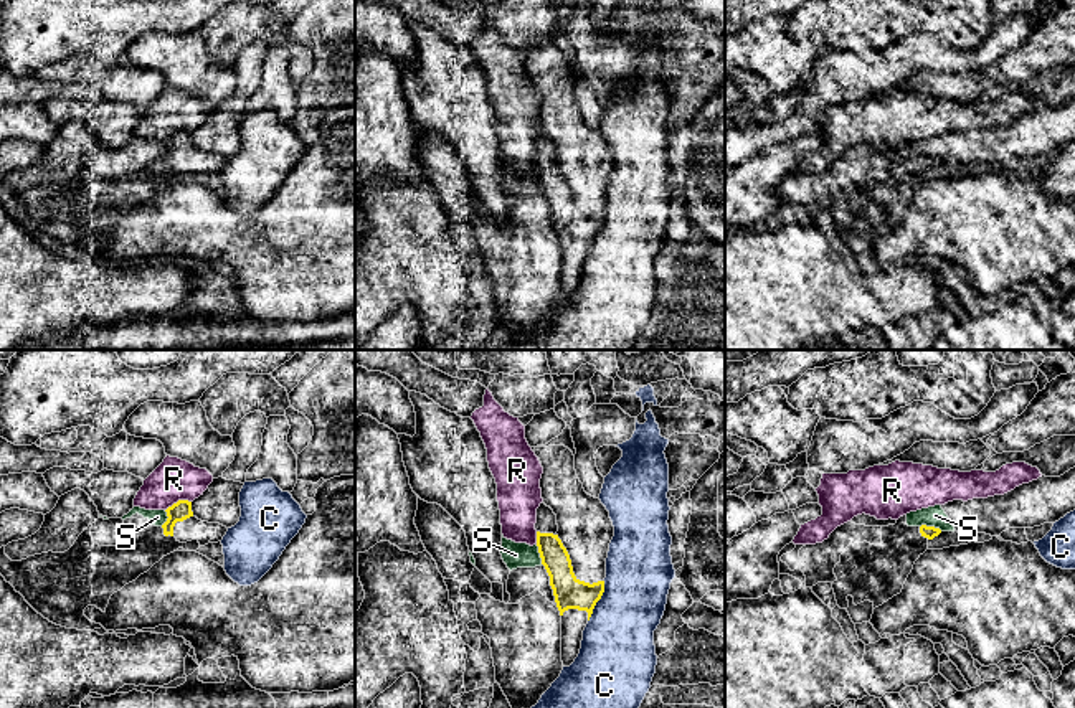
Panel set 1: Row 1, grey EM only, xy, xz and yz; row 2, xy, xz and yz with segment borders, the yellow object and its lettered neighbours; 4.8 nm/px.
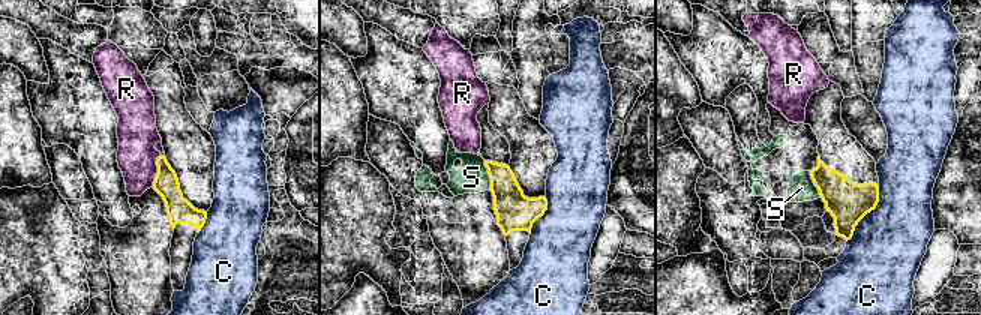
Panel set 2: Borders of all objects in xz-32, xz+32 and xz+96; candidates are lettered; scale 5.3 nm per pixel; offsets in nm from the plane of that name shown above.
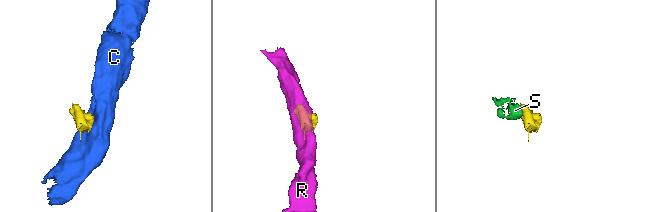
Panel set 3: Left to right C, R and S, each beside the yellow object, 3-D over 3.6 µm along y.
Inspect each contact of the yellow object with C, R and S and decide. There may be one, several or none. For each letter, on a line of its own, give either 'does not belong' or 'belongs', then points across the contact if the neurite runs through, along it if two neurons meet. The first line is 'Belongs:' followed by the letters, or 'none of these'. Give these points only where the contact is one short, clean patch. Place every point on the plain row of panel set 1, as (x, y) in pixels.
Belongs: none of these
C: does not belong; border along xz (605, 212), (605, 221), (588, 251)
R: does not belong; border along xy (190, 131), (177, 131), (165, 141)
S: does not belong; border along yz (920, 155), (933, 155), (942, 160)

